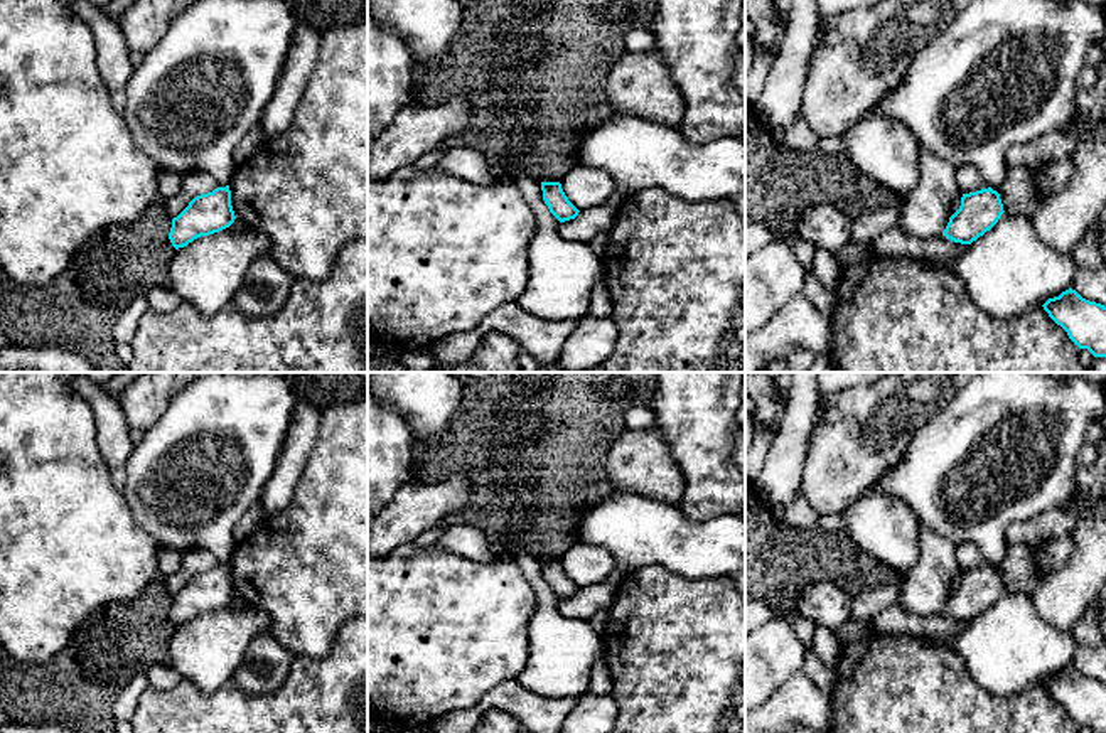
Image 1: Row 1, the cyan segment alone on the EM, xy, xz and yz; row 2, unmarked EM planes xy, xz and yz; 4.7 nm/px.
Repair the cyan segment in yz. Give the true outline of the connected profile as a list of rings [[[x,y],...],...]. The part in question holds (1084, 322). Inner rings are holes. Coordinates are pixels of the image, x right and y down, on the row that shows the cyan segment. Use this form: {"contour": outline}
{"contour": [[[1069,288],[1042,307],[1079,349],[1087,349],[1094,357],[1106,357],[1104,305],[1089,302]]]}

